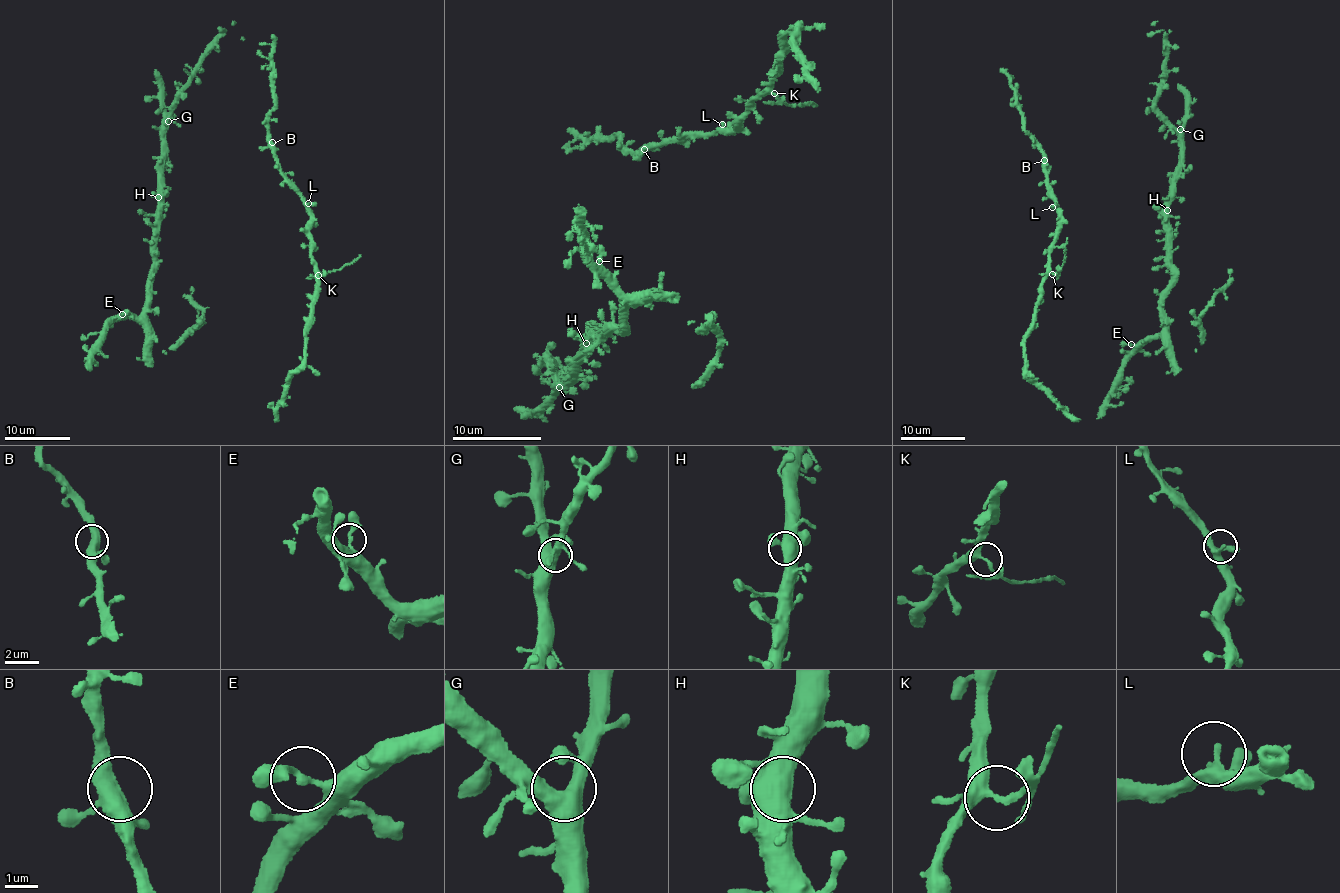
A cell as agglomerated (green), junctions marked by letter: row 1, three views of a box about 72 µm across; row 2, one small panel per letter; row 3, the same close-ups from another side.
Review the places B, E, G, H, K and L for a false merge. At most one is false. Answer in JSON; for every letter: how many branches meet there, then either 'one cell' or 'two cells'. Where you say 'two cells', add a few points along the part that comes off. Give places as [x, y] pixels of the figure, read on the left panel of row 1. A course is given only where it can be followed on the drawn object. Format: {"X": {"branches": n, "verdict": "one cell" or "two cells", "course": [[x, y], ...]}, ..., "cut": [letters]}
{"B": {"branches": 4, "verdict": "one cell"}, "E": {"branches": 2, "verdict": "one cell"}, "G": {"branches": 3, "verdict": "one cell"}, "H": {"branches": 3, "verdict": "one cell"}, "K": {"branches": 4, "verdict": "two cells", "course": [[318, 276], [335, 272], [360, 255]]}, "L": {"branches": 3, "verdict": "one cell"}, "cut": ["K"]}

